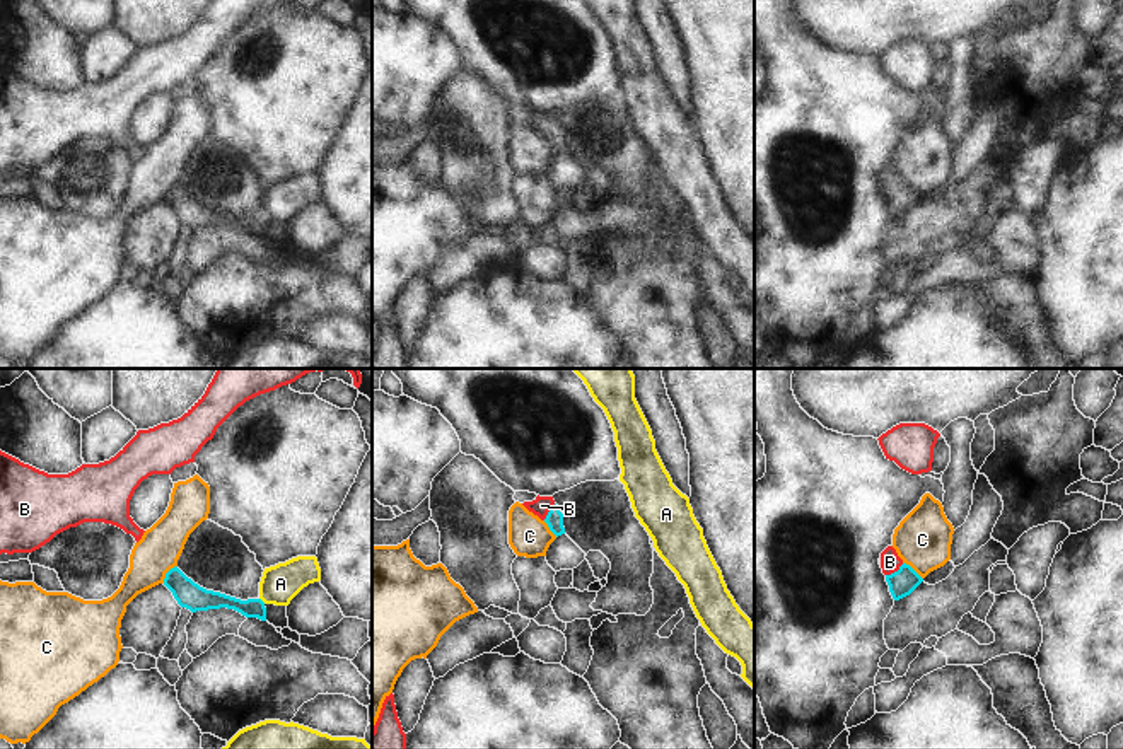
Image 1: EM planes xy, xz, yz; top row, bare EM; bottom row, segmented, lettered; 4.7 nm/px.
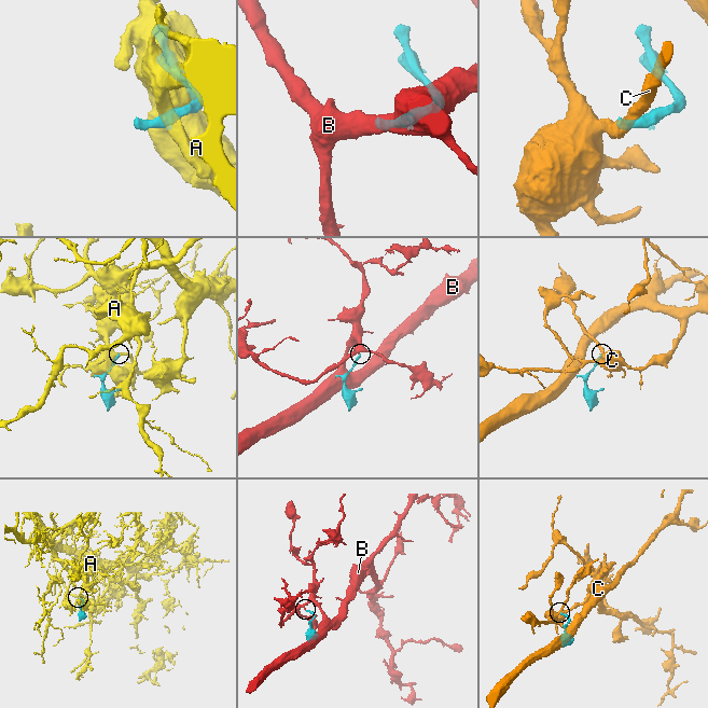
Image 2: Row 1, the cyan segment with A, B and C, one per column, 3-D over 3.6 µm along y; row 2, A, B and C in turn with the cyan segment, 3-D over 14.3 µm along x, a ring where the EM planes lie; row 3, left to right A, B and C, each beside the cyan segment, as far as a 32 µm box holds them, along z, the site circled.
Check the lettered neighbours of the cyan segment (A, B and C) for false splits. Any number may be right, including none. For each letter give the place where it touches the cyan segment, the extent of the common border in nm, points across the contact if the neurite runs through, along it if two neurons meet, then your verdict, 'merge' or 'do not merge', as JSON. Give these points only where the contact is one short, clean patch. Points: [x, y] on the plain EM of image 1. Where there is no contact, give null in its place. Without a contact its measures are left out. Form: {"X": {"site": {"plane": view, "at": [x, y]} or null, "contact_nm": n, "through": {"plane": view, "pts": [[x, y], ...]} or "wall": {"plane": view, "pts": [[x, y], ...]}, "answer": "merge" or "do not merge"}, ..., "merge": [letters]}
{"A": {"site": {"plane": "xy", "at": [261, 219]}, "contact_nm": 40, "answer": "do not merge"}, "B": {"site": {"plane": "yz", "at": [895, 190]}, "contact_nm": 110, "through": {"plane": "yz", "pts": [[905, 198], [895, 190], [890, 179]]}, "answer": "merge"}, "C": {"site": {"plane": "xy", "at": [166, 191]}, "contact_nm": 110, "wall": {"plane": "xy", "pts": [[176, 183], [166, 191], [162, 200]]}, "answer": "do not merge"}, "merge": ["B"]}

